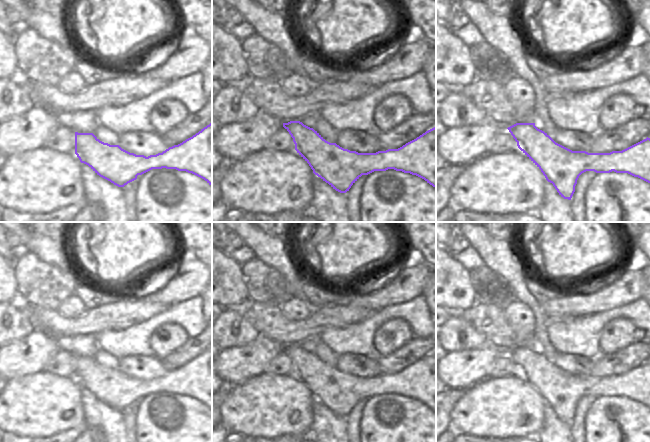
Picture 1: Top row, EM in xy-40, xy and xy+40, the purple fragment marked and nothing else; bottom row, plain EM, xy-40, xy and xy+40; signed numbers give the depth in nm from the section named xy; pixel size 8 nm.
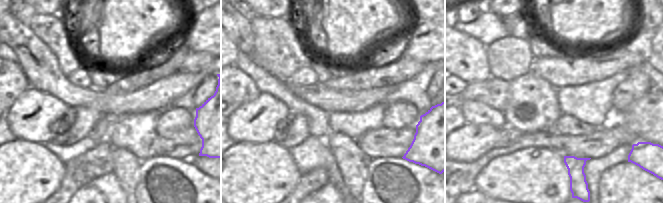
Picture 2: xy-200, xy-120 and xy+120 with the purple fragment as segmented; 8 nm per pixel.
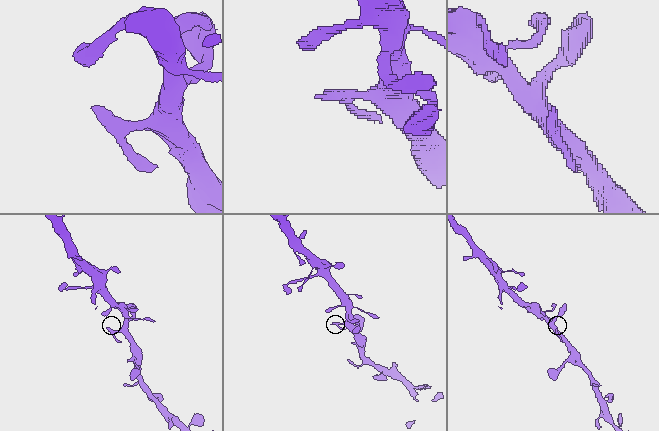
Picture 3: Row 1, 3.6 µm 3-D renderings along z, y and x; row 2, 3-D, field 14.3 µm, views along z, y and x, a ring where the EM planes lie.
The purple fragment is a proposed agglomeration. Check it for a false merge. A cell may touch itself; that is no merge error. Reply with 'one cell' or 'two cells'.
one cell

